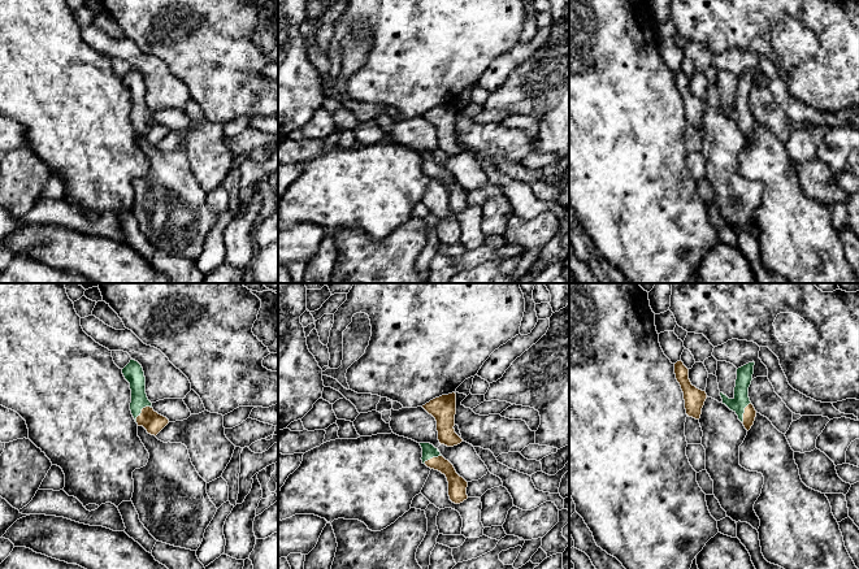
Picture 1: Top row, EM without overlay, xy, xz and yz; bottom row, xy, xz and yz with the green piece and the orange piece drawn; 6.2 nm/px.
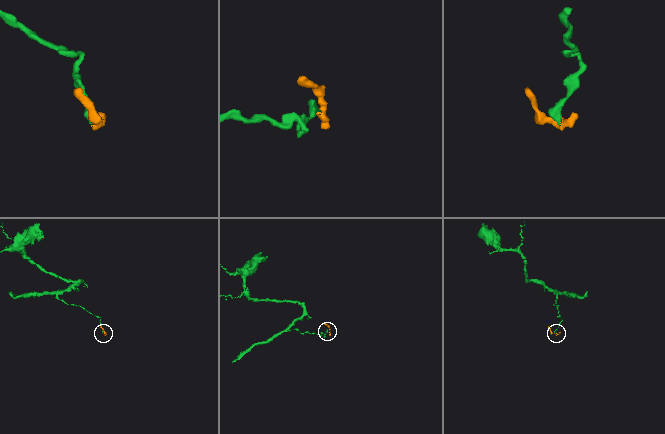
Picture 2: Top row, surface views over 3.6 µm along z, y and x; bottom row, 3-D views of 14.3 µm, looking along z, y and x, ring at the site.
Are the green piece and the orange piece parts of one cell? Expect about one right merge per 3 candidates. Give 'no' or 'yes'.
yes

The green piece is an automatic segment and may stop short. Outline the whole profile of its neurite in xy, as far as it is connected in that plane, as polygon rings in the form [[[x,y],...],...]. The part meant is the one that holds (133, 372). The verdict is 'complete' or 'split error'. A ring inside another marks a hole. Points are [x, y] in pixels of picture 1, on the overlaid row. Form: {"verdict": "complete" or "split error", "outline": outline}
{"verdict": "split error", "outline": [[[131,359],[122,369],[122,374],[130,383],[130,411],[135,422],[138,426],[143,426],[148,434],[156,436],[169,424],[169,420],[155,412],[152,403],[148,400],[146,394],[146,377],[142,365]]]}

